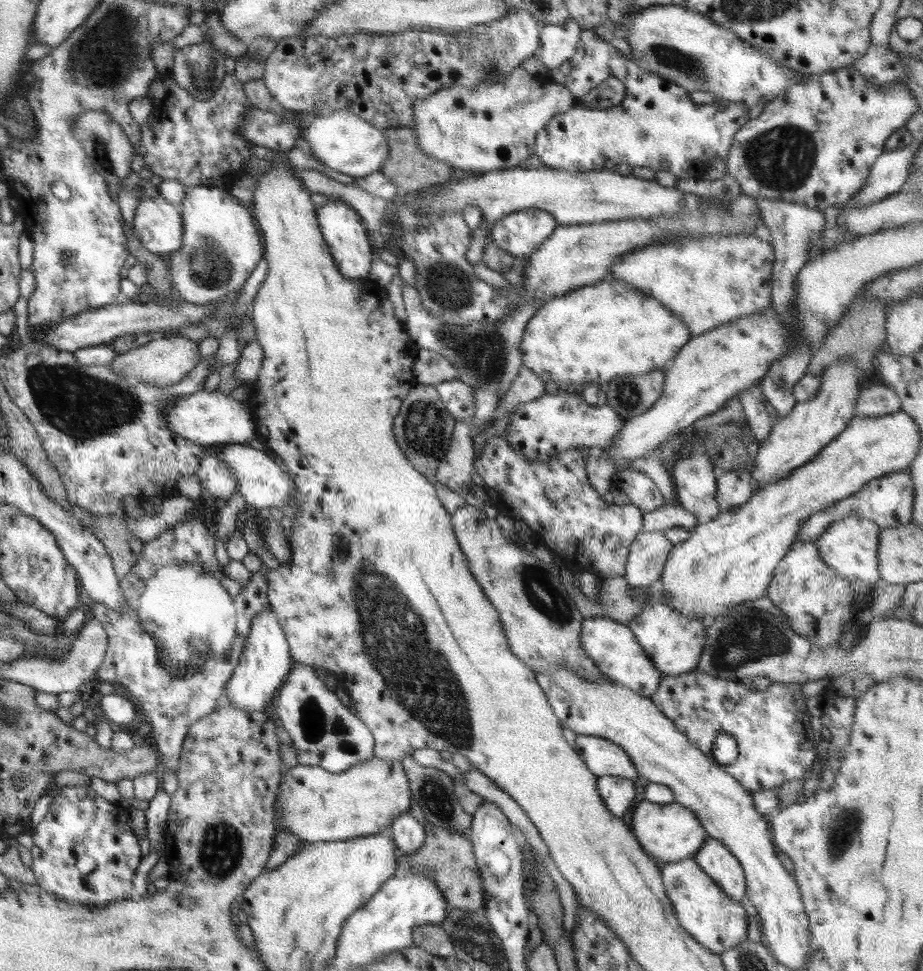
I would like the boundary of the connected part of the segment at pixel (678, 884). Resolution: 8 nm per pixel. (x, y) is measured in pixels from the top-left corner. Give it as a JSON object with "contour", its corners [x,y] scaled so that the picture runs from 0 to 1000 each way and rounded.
{"contour":[[[750,884],[719,889],[715,900],[722,923],[726,925],[729,931],[732,946],[743,960],[748,961],[761,974],[779,984],[787,978],[795,976],[795,974],[809,966],[811,955],[810,941],[807,939],[803,929],[797,929],[795,925],[791,925],[791,923],[784,920],[784,917]]]}

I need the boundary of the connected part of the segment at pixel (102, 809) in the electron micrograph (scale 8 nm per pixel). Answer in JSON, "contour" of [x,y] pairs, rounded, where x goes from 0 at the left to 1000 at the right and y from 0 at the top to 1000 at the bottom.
{"contour":[[[74,809],[61,816],[52,838],[35,856],[37,874],[34,876],[34,891],[39,909],[46,917],[53,918],[63,926],[77,931],[115,931],[143,925],[143,907],[147,894],[154,888],[150,863],[145,861],[141,844],[133,828],[117,826],[102,817],[95,809]]]}

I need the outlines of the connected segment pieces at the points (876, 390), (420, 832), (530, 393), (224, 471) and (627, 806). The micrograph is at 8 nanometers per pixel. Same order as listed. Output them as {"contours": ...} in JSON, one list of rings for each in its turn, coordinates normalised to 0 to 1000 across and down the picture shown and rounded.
{"contours":[[[[958,393],[939,394],[932,403],[926,420],[926,428],[932,430],[949,430],[975,423],[977,414],[964,395]]],[[[444,837],[431,840],[420,856],[425,859],[431,880],[449,881],[459,870],[460,853]]],[[[566,377],[561,388],[557,391],[555,398],[550,400],[550,404],[546,406],[546,411],[542,412],[542,418],[533,426],[535,427],[535,433],[527,441],[535,438],[537,432],[553,428],[553,423],[557,423],[557,421],[561,420],[561,417],[583,411],[583,409],[589,407],[589,396],[587,391],[574,379]]],[[[223,468],[211,488],[217,493],[219,505],[225,509],[245,515],[256,509],[256,489],[238,471]]],[[[648,800],[646,805],[648,819],[655,832],[674,844],[680,842],[687,832],[687,805],[671,800]]]]}

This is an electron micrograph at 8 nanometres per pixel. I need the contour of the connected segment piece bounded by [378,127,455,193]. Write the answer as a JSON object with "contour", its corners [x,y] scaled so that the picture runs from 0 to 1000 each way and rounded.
{"contour":[[[444,131],[418,132],[416,133],[416,138],[418,139],[418,145],[420,145],[423,159],[420,159],[418,167],[412,171],[410,176],[414,176],[423,184],[423,187],[429,189],[433,194],[434,199],[466,194],[466,192],[480,189],[492,183],[491,177],[493,172],[480,165],[462,160],[462,156],[457,151],[453,151],[451,133],[444,133]]]}

